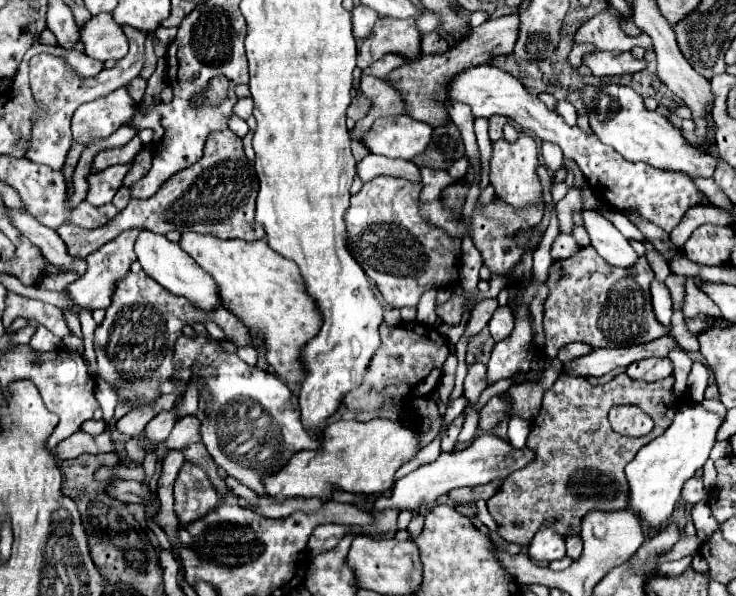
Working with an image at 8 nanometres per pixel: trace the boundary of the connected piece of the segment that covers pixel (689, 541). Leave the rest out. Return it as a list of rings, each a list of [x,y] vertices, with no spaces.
[[[684,537],[684,539],[680,539],[670,551],[666,551],[666,553],[662,553],[662,555],[658,557],[658,565],[664,563],[664,561],[682,559],[684,555],[696,555],[700,545],[702,545],[702,541],[698,541],[698,537]]]

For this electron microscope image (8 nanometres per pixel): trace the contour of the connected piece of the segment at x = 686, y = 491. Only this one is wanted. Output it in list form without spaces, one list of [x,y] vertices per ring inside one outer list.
[[[696,471],[694,475],[692,475],[692,479],[684,485],[684,489],[682,489],[682,501],[686,503],[686,505],[696,505],[698,501],[702,501],[702,499],[706,499],[706,489],[702,487],[702,471]]]

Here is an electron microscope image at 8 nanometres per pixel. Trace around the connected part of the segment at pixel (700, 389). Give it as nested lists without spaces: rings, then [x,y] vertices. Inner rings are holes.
[[[696,361],[688,375],[688,395],[692,395],[692,399],[696,403],[700,403],[704,399],[706,387],[708,387],[708,367],[704,363]]]

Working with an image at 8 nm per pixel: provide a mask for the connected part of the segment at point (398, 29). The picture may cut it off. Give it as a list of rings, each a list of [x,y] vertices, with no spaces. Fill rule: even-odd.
[[[378,19],[374,31],[368,39],[358,41],[362,53],[368,63],[380,59],[386,53],[406,55],[408,59],[416,59],[420,55],[420,33],[414,27],[412,19]],[[366,45],[370,47],[366,51]]]

